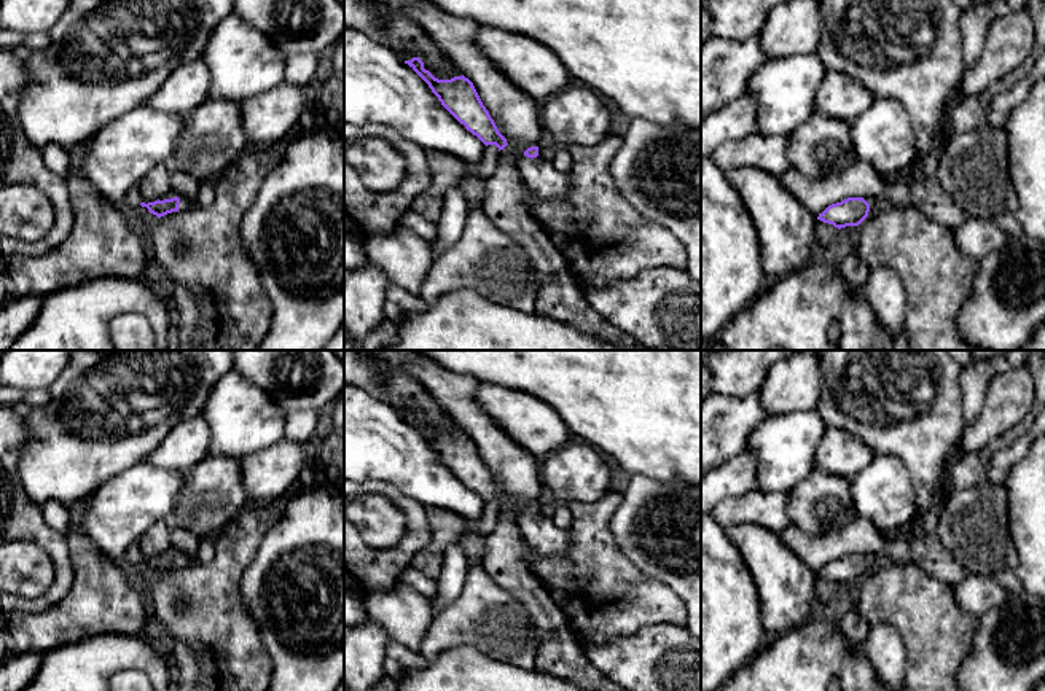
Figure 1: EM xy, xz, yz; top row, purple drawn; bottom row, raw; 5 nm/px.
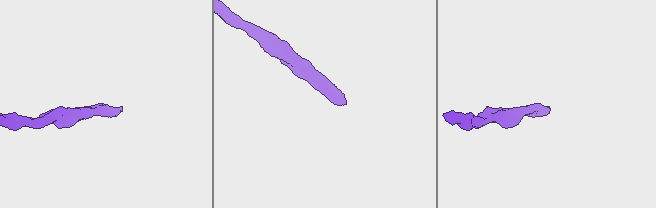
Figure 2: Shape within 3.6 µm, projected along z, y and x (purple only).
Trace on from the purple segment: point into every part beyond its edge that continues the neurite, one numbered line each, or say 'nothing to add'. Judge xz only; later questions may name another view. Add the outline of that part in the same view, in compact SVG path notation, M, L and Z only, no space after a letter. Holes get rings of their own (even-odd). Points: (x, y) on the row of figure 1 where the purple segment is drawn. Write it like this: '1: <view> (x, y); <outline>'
1: xz (540, 177); M522 156L519 161L521 178L529 193L542 199L564 199L570 193L569 177L559 172L553 162Z

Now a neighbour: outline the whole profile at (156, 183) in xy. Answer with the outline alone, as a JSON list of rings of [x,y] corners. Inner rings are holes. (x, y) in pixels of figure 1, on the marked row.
[[[167,164],[155,166],[137,185],[142,202],[155,202],[172,191]]]

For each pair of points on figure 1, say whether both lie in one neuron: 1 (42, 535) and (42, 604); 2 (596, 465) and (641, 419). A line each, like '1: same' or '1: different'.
1: same
2: different

